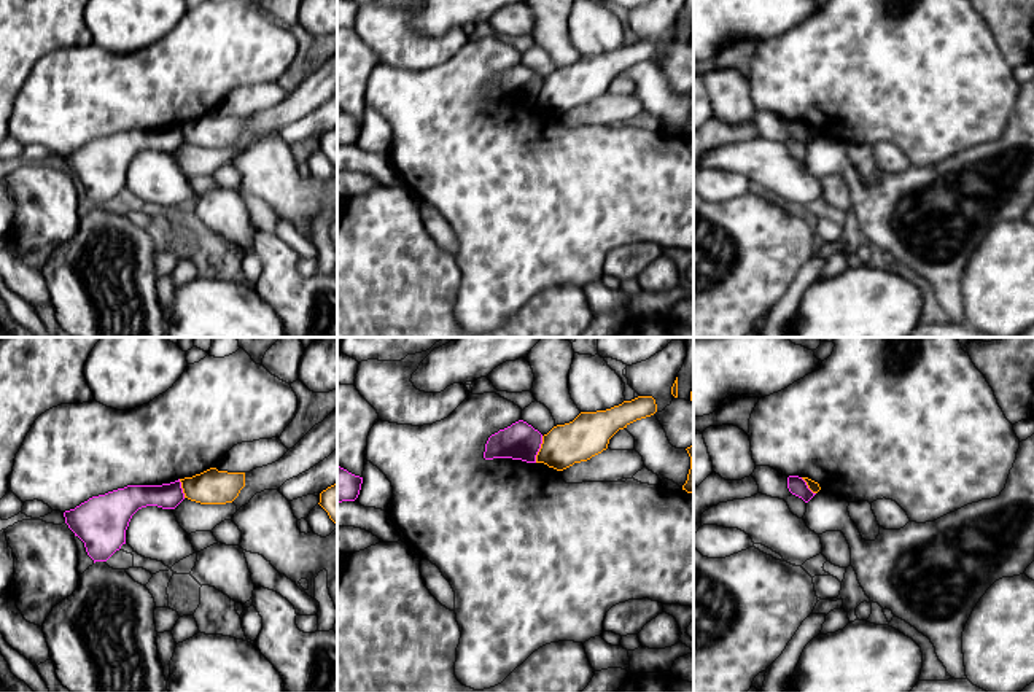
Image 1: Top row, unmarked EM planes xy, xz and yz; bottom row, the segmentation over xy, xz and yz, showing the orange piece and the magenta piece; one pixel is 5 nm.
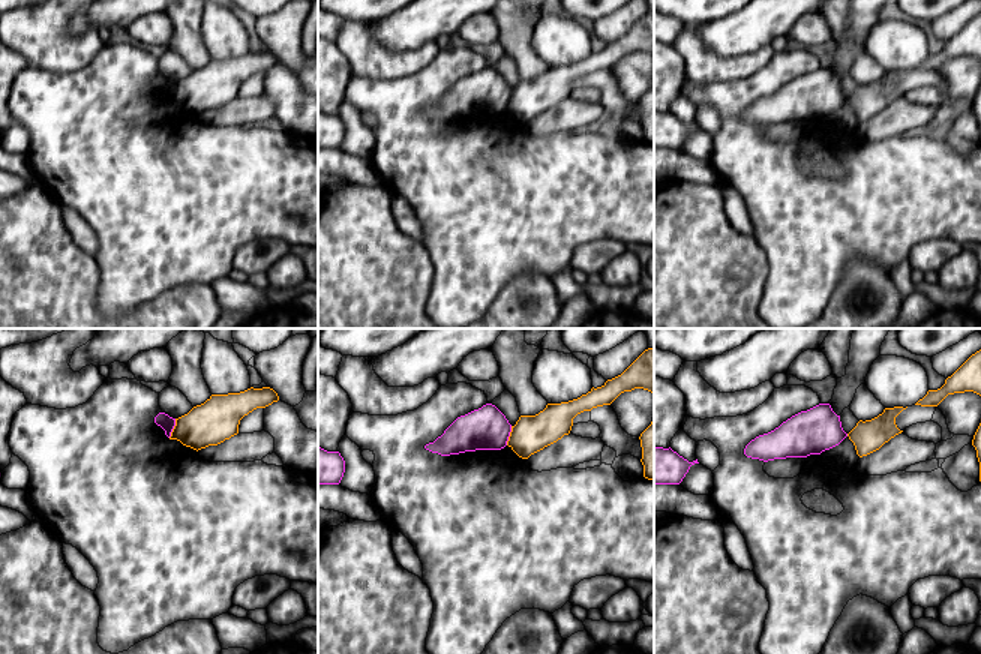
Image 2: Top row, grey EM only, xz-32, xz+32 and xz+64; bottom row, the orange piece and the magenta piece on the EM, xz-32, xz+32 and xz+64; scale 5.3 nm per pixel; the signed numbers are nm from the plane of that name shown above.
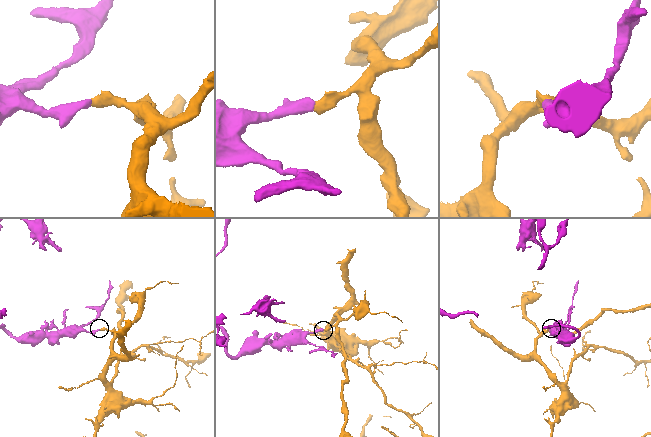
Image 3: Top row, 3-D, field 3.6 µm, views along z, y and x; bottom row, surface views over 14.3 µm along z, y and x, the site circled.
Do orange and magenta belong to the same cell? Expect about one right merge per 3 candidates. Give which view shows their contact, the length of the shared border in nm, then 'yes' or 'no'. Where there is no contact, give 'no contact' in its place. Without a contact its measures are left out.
meets orange in xz; contact 140 nm long; no

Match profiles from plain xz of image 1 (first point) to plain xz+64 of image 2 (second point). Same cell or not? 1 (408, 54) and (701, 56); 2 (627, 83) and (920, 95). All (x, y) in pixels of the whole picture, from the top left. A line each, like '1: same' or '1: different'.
1: same
2: same

